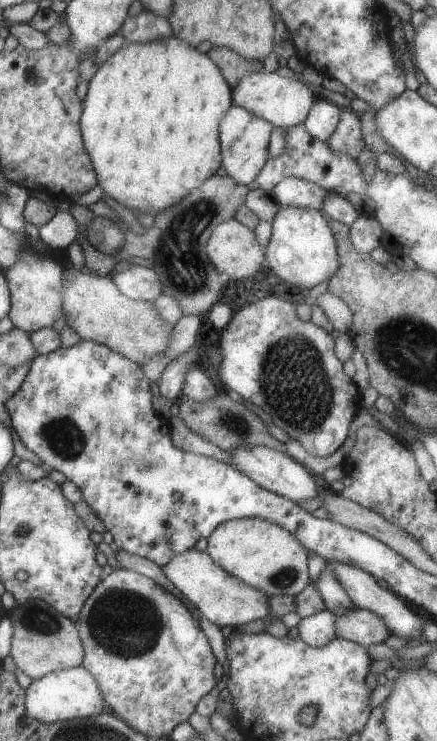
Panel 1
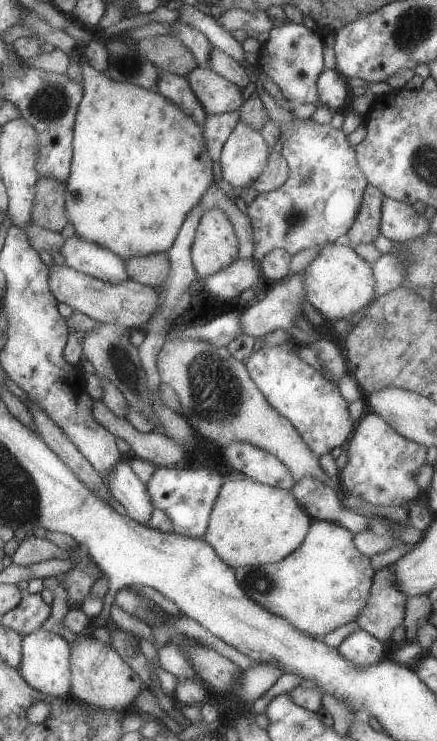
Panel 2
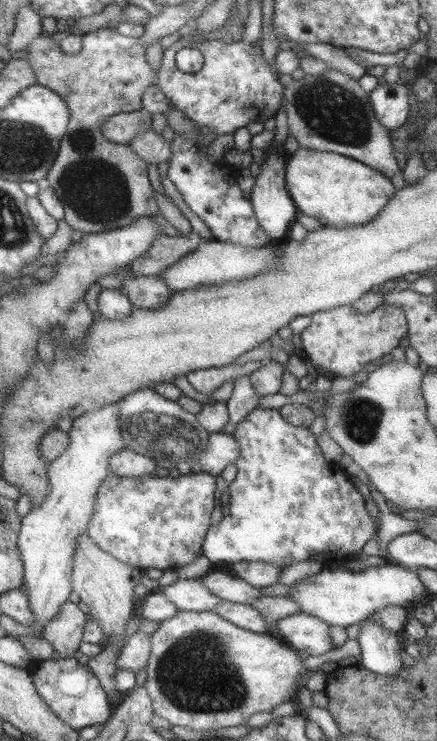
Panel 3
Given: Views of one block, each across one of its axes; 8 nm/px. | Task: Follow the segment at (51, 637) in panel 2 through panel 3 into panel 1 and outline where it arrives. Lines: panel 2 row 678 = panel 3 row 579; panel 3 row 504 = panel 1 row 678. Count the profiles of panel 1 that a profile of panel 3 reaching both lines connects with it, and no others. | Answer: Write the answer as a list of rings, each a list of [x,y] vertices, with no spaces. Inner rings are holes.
[[[82,665],[60,671],[51,671],[41,678],[33,679],[24,690],[24,707],[27,716],[42,723],[51,724],[68,718],[95,717],[107,710],[95,678]]]

